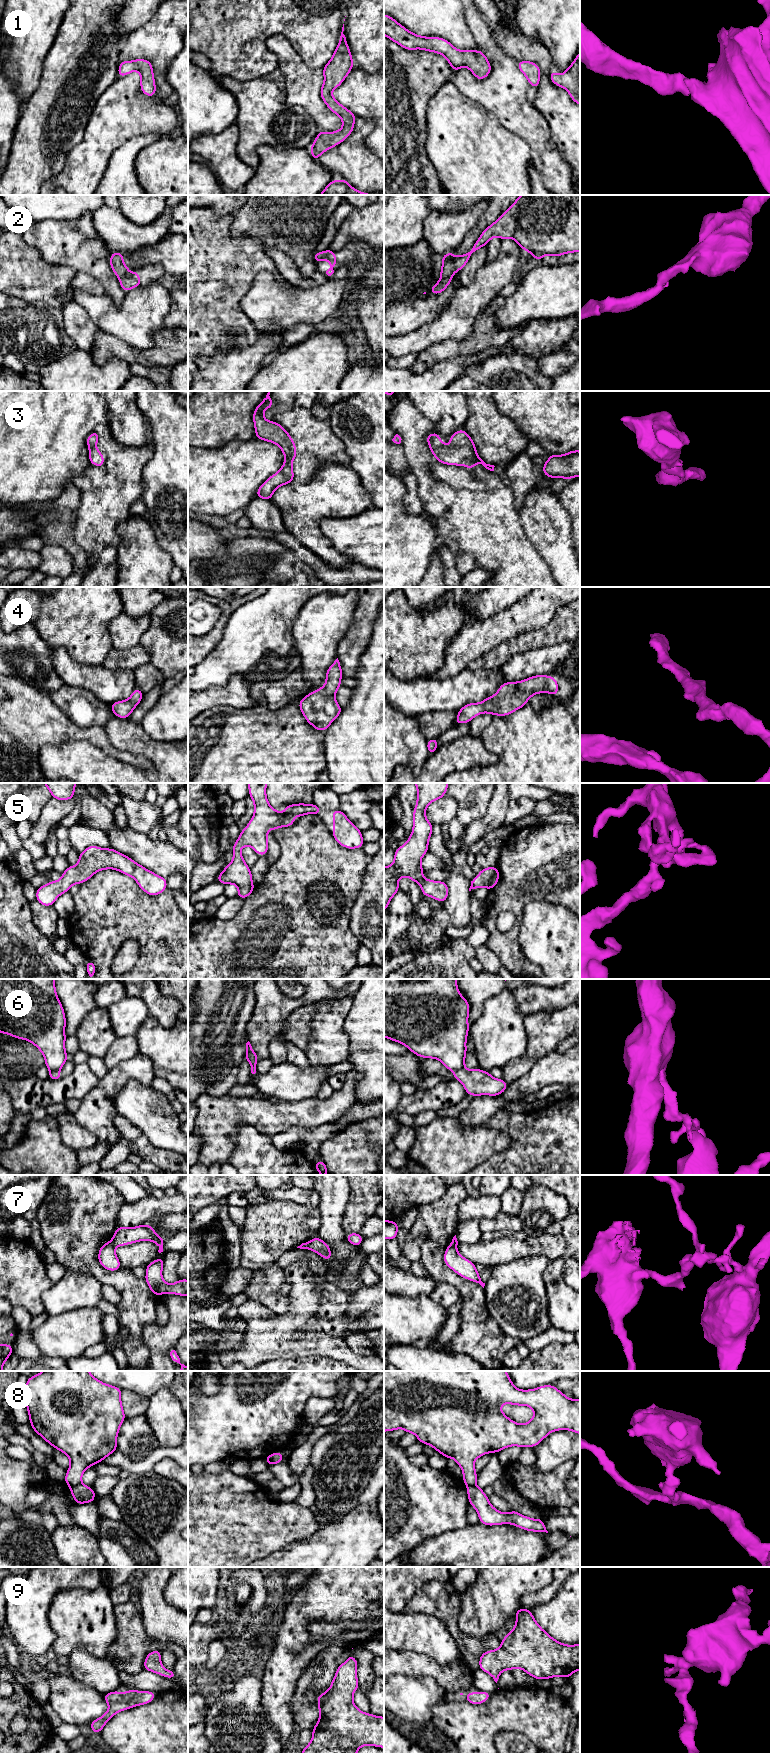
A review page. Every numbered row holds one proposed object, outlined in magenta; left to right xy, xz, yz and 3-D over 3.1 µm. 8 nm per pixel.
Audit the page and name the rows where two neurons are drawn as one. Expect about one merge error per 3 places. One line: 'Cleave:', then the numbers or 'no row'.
Cleave: 6, 7, 8

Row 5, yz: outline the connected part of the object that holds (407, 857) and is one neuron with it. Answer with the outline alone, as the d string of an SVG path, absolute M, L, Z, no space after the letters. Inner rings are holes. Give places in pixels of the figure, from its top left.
M414 783L417 787L417 801L413 811L413 829L407 842L396 848L394 862L384 867L384 911L387 910L390 900L400 890L398 880L404 876L409 877L412 882L418 882L421 886L422 895L429 896L443 903L449 895L446 882L433 881L423 877L423 867L420 863L422 857L428 852L429 838L432 835L433 825L427 820L425 811L428 805L444 797L449 783Z

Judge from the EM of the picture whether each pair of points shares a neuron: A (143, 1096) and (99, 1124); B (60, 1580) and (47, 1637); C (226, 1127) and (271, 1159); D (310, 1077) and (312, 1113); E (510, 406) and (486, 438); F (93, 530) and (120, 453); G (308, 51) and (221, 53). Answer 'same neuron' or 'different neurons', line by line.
A: different neurons
B: same neuron
C: different neurons
D: different neurons
E: different neurons
F: same neuron
G: same neuron

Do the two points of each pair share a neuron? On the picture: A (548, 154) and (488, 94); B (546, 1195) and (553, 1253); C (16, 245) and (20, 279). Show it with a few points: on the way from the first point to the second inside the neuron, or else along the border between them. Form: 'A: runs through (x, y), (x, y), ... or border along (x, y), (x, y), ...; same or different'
A: runs through (537, 138), (504, 105); same
B: border along (560, 1232), (541, 1232), (537, 1236), (528, 1237); different
C: runs through (16, 253), (16, 268), (19, 271); same

